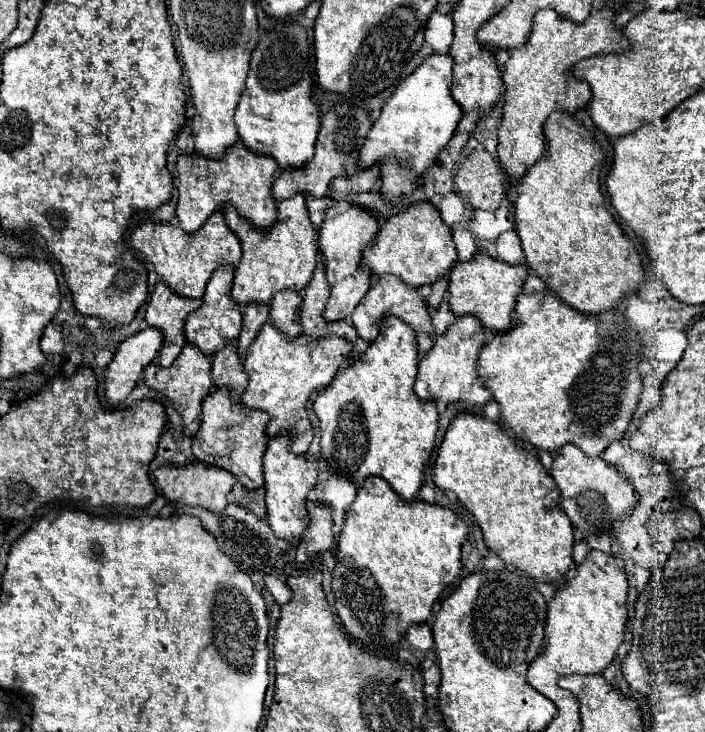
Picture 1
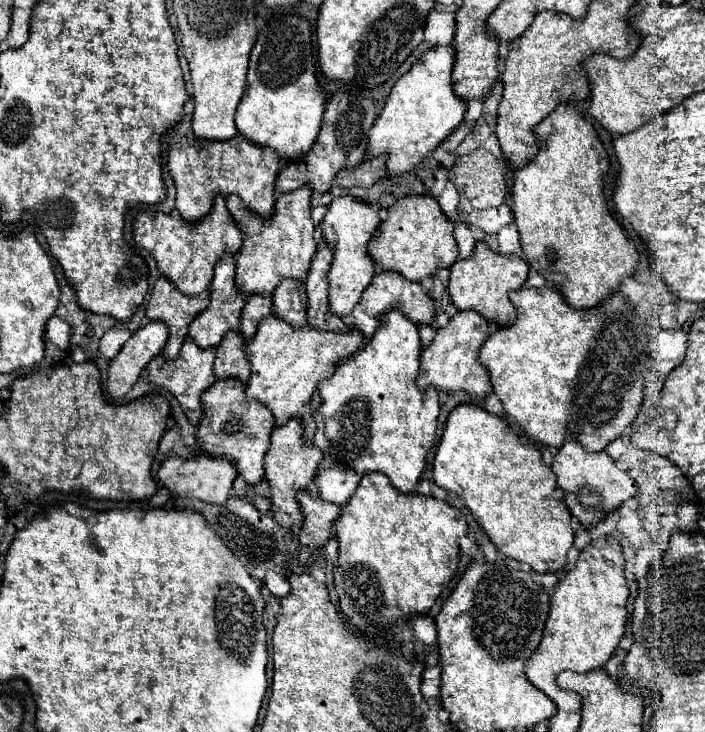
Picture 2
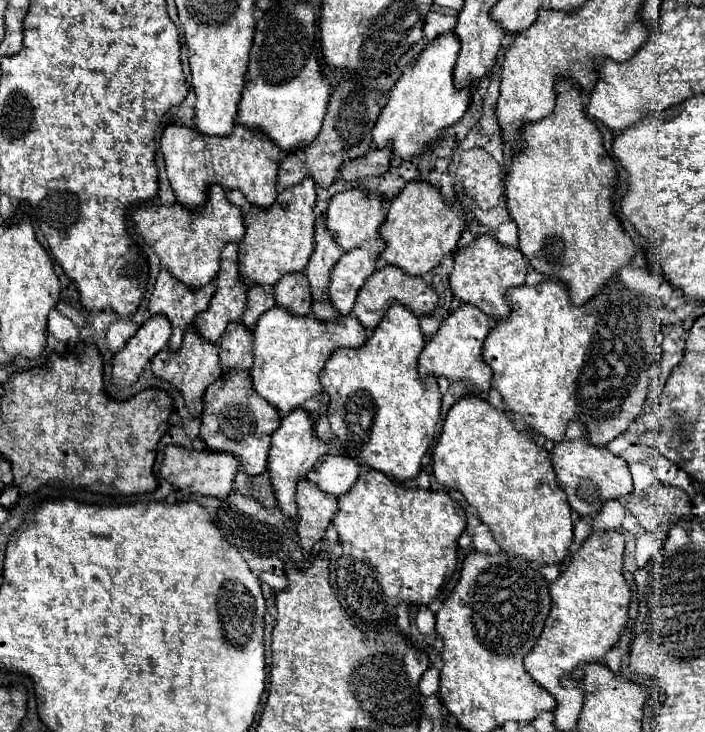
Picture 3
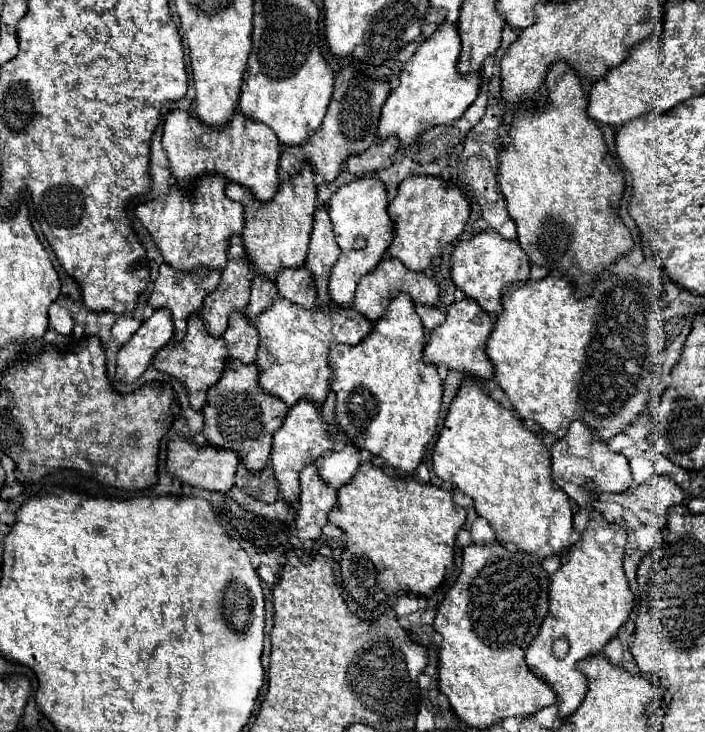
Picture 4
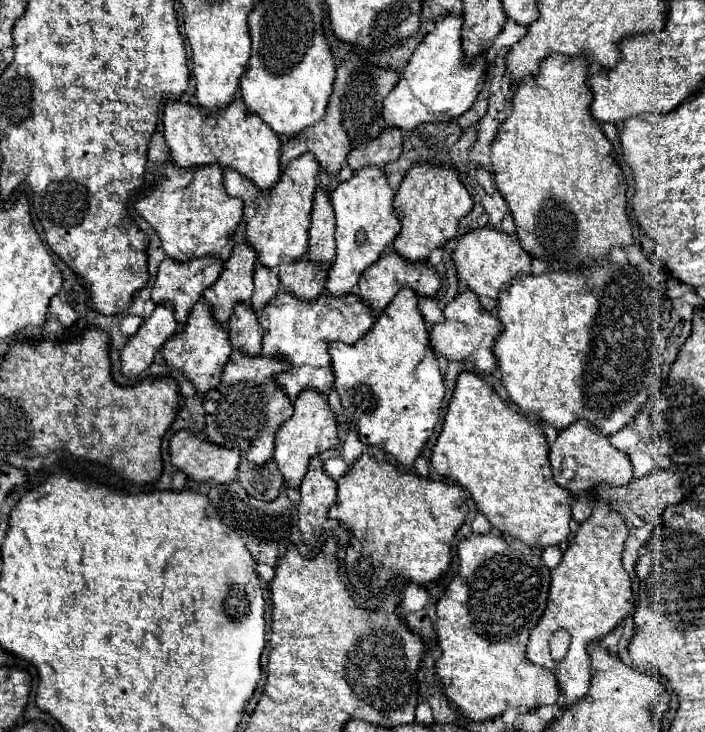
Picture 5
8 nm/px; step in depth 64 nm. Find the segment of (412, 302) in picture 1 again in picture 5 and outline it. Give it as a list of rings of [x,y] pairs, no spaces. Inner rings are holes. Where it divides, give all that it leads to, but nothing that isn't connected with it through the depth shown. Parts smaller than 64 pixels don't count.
[[[386,250],[382,258],[360,276],[358,296],[374,314],[382,314],[382,310],[392,302],[394,294],[400,292],[402,288],[414,290],[414,294],[418,294],[420,298],[434,298],[434,294],[440,288],[440,276],[428,262],[410,264],[410,262],[404,262],[404,258],[400,258],[394,250]]]

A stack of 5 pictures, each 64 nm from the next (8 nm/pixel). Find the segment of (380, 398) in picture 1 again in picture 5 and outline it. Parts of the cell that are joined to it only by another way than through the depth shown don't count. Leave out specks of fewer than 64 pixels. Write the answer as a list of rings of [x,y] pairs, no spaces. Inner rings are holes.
[[[402,288],[360,342],[352,346],[344,342],[332,342],[328,348],[336,376],[334,388],[340,394],[346,420],[354,424],[362,444],[382,448],[404,468],[414,468],[414,460],[420,456],[424,444],[434,434],[434,426],[440,416],[440,404],[444,398],[444,382],[438,370],[438,360],[436,356],[432,356],[432,350],[428,350],[428,330],[416,306],[418,296]]]

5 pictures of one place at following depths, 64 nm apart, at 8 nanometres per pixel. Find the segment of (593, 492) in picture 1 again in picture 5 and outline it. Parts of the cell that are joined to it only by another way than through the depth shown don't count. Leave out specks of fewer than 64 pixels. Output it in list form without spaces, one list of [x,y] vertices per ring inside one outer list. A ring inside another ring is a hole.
[[[578,420],[558,432],[556,442],[550,446],[550,464],[554,482],[568,490],[572,496],[578,496],[586,490],[592,490],[600,484],[610,486],[624,486],[632,480],[632,464],[628,456],[610,446],[608,438],[602,436],[598,430],[592,430],[586,420]]]

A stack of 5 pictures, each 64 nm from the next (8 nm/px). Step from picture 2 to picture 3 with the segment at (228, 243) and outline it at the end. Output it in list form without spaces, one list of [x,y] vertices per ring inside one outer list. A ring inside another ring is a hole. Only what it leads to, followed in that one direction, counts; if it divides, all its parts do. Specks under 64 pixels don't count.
[[[212,186],[212,194],[208,194],[208,206],[200,210],[200,214],[188,214],[180,204],[172,206],[142,206],[134,214],[136,234],[144,238],[144,242],[158,254],[162,268],[166,268],[174,278],[186,284],[192,290],[204,288],[216,278],[216,270],[220,264],[220,252],[226,244],[240,244],[244,238],[244,224],[240,218],[240,210],[226,200],[226,192],[222,186]]]

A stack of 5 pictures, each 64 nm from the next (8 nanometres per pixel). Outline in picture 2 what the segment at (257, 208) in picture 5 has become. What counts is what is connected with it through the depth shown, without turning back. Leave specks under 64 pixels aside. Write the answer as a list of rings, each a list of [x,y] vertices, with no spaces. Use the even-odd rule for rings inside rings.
[[[308,186],[304,190],[294,190],[292,194],[282,194],[276,200],[274,216],[264,220],[256,214],[248,212],[246,206],[234,196],[226,198],[228,212],[232,214],[236,226],[244,234],[242,248],[236,256],[236,288],[238,292],[248,298],[254,294],[272,296],[274,290],[286,278],[296,282],[304,282],[316,254],[316,240],[314,240],[314,220],[310,218],[310,194]]]

